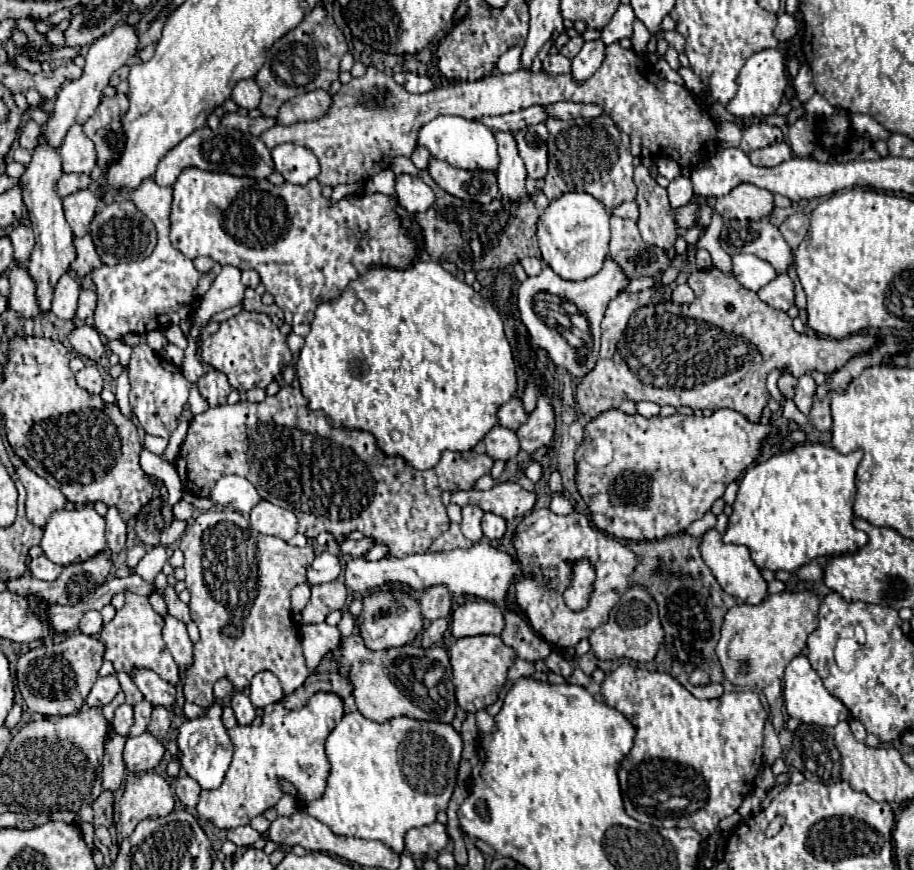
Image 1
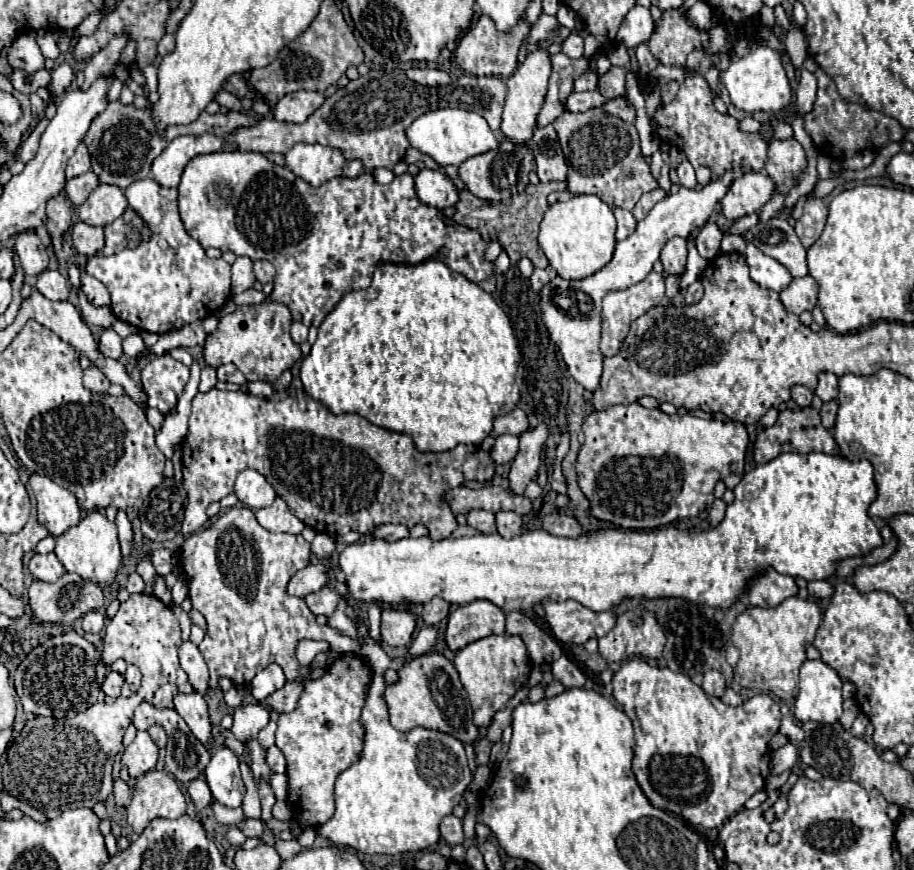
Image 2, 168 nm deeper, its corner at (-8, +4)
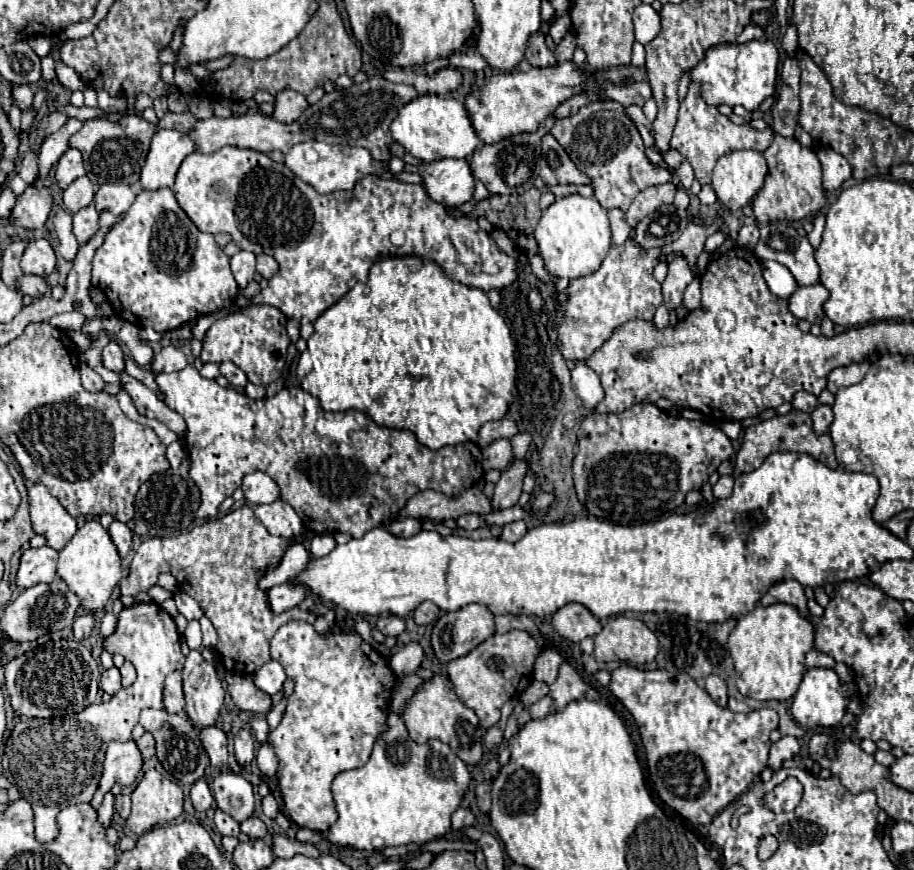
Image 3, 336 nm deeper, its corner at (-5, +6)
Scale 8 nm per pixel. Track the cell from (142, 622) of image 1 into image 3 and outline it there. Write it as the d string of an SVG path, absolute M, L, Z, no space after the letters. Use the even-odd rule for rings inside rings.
M133 603L131 607L123 607L123 611L117 617L117 627L115 631L105 637L103 649L107 649L111 654L120 654L133 663L137 671L137 679L131 687L121 689L115 693L107 703L93 703L81 713L73 717L51 717L51 719L21 719L15 729L11 731L11 737L5 743L5 777L11 785L15 785L21 793L23 799L27 799L33 807L35 813L35 835L39 841L53 841L57 827L55 827L55 817L59 815L61 809L77 803L91 801L93 793L99 787L99 779L103 775L103 759L107 745L111 741L129 741L131 739L131 729L139 721L139 713L143 707L163 707L163 681L169 673L179 671L183 667L183 653L179 645L179 631L173 621L173 617L161 609L157 603Z

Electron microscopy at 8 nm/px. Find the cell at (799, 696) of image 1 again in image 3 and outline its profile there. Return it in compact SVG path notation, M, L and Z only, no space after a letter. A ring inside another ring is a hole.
M811 667L811 669L805 671L803 681L799 685L799 691L793 697L791 713L793 713L793 717L795 717L795 721L799 725L807 725L807 727L837 727L839 721L845 715L849 693L851 693L849 685L841 685L839 677L837 677L837 673L833 669Z

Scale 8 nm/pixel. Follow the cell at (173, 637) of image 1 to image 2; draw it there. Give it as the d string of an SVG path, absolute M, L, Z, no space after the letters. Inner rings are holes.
M190 641L182 643L182 647L180 647L180 665L186 671L192 689L200 695L206 695L210 675L208 675L206 661L204 661L200 649L194 643L190 643Z

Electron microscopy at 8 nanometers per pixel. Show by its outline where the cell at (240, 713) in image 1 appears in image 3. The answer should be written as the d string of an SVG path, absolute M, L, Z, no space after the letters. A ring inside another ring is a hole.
M241 727L233 735L233 751L235 751L235 759L239 761L241 767L245 767L253 761L253 757L255 757L255 739L253 739L249 727Z

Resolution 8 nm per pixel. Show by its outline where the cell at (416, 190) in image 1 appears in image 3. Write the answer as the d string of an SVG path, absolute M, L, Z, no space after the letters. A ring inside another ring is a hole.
M441 159L421 171L429 197L447 207L459 207L473 199L473 177L465 159Z

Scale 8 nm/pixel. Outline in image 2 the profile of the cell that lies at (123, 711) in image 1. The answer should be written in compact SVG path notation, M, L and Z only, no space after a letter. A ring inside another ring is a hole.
M142 703L136 713L134 713L134 719L132 719L134 727L136 729L150 729L154 723L156 725L162 725L166 735L168 735L168 759L166 759L166 769L182 783L188 783L192 779L198 779L204 769L206 769L206 763L210 763L210 751L200 743L198 747L198 739L192 735L192 731L188 729L186 721L174 711L174 709L156 709L154 705L150 703Z

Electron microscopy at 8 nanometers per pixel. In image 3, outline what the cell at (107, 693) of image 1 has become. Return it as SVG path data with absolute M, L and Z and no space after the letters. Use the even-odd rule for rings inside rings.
M111 667L101 673L101 689L109 695L115 695L121 689L121 675L117 667Z

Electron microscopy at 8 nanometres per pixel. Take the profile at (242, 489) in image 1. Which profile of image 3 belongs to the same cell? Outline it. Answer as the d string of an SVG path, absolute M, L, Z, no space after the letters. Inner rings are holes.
M261 471L245 475L241 489L245 493L245 499L251 505L263 505L263 503L271 503L271 501L279 499L279 487L275 485L275 481L271 477L267 477Z

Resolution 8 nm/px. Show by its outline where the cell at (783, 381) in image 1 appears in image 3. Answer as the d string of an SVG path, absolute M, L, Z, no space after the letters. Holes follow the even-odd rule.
M797 391L795 397L793 397L793 401L791 401L791 405L795 409L799 409L799 411L811 413L817 407L817 397L811 395L811 393L807 393L807 391Z

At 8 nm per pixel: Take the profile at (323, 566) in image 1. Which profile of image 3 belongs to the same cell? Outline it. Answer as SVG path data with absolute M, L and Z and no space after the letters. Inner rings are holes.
M281 583L267 591L269 605L271 605L271 609L275 609L275 613L283 613L291 607L297 607L305 597L307 597L307 591L299 583L295 583L295 585Z

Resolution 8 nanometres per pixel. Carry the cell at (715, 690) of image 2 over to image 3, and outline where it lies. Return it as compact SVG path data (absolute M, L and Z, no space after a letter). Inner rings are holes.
M709 675L705 679L705 691L711 695L711 699L717 705L721 705L721 707L727 705L727 685L719 675Z

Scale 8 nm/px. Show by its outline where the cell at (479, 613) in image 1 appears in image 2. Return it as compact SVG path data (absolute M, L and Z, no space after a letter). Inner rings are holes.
M474 601L468 605L460 605L450 613L446 627L446 645L452 651L458 651L482 637L502 635L504 621L504 611L490 601Z

